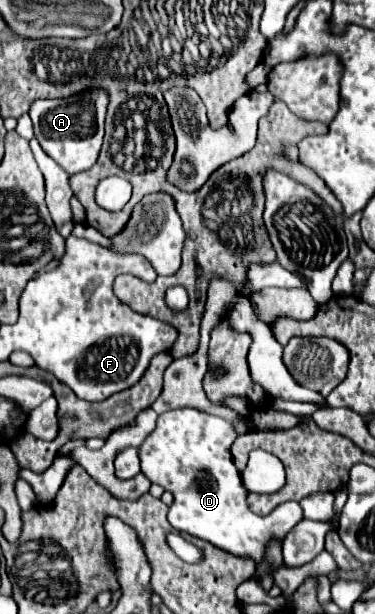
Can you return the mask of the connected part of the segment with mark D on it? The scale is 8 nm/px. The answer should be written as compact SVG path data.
M177 409L159 415L157 429L139 447L139 459L141 471L149 481L159 483L165 491L175 495L169 509L169 523L177 531L209 541L237 557L253 559L255 567L259 567L265 561L269 543L283 541L303 519L303 511L297 501L281 503L269 515L257 515L249 509L249 491L231 457L231 443L237 435L233 421L197 409Z

